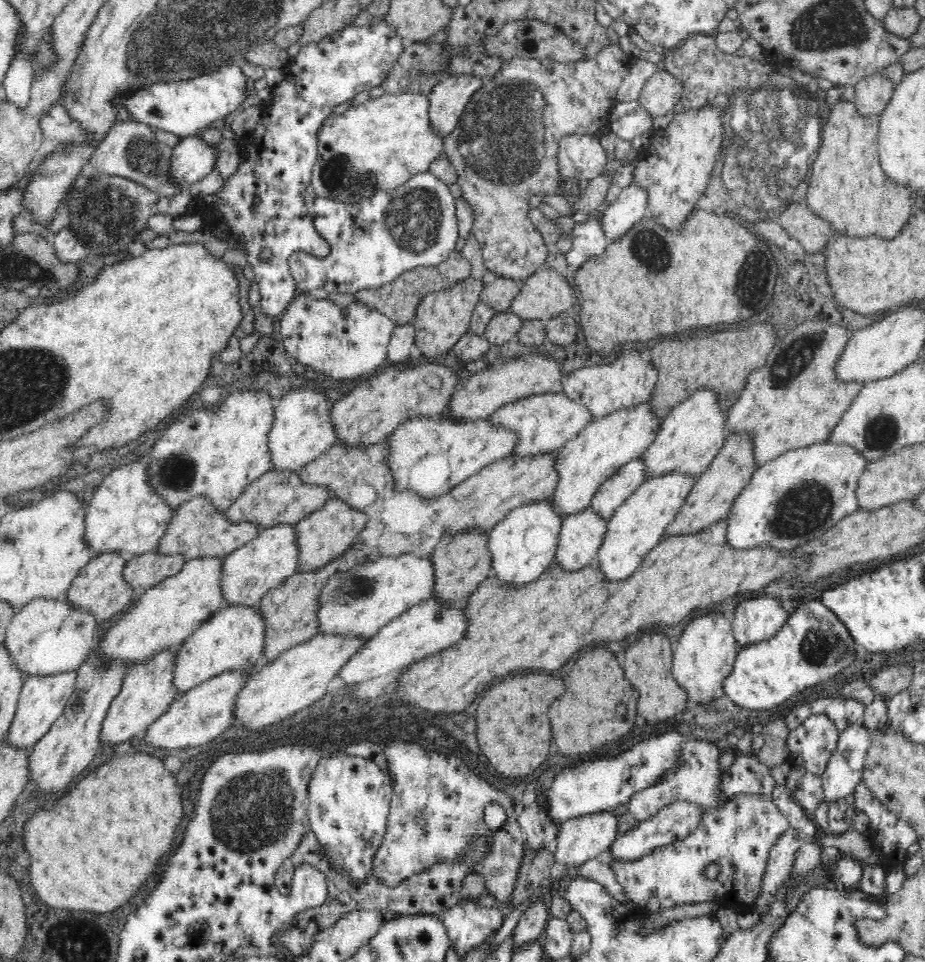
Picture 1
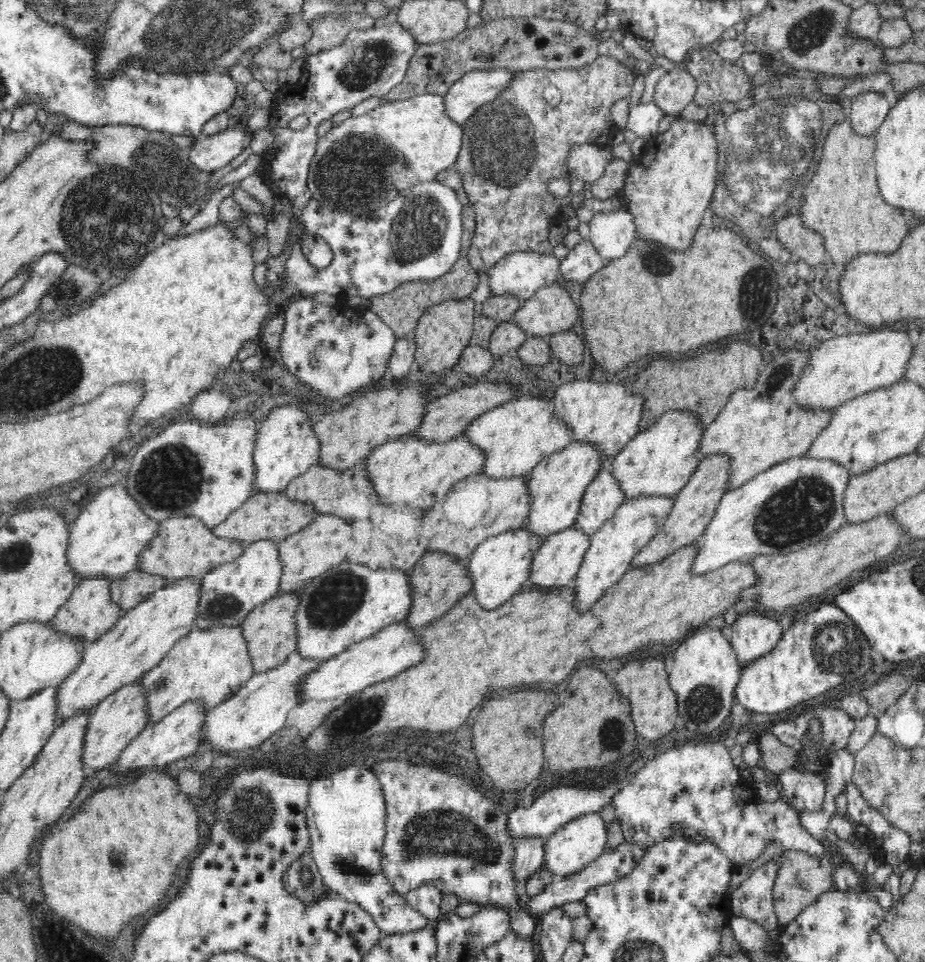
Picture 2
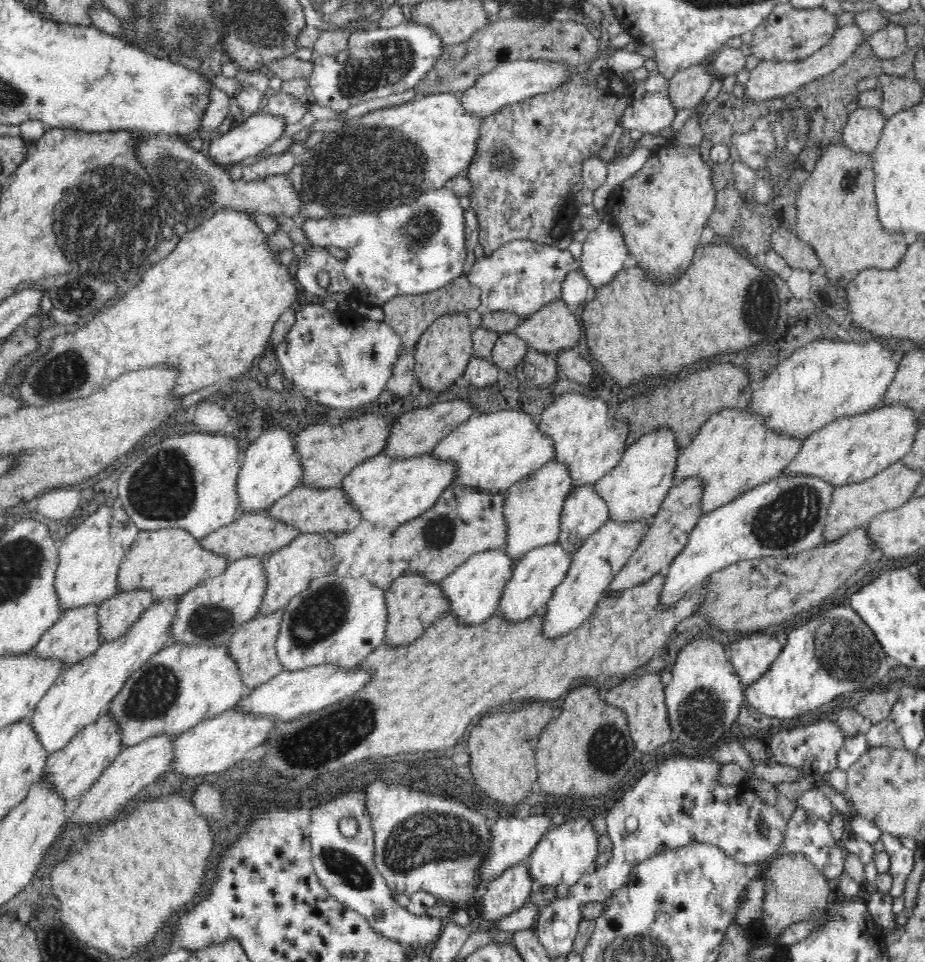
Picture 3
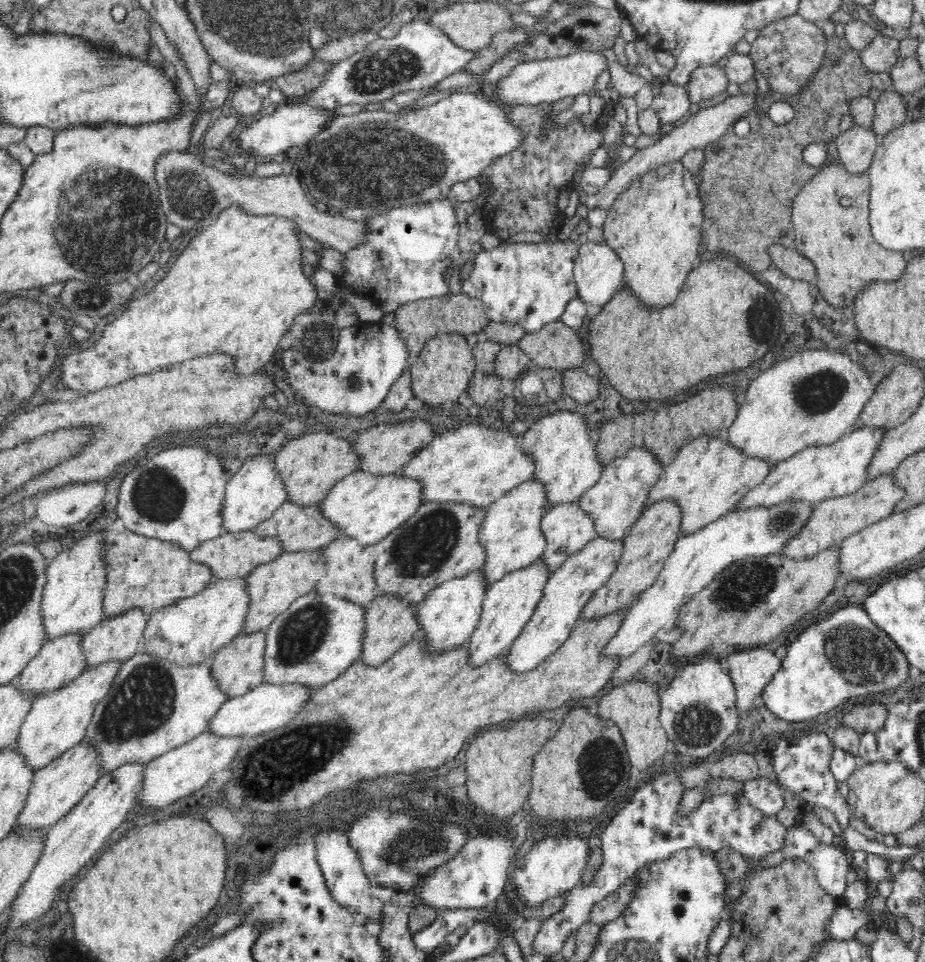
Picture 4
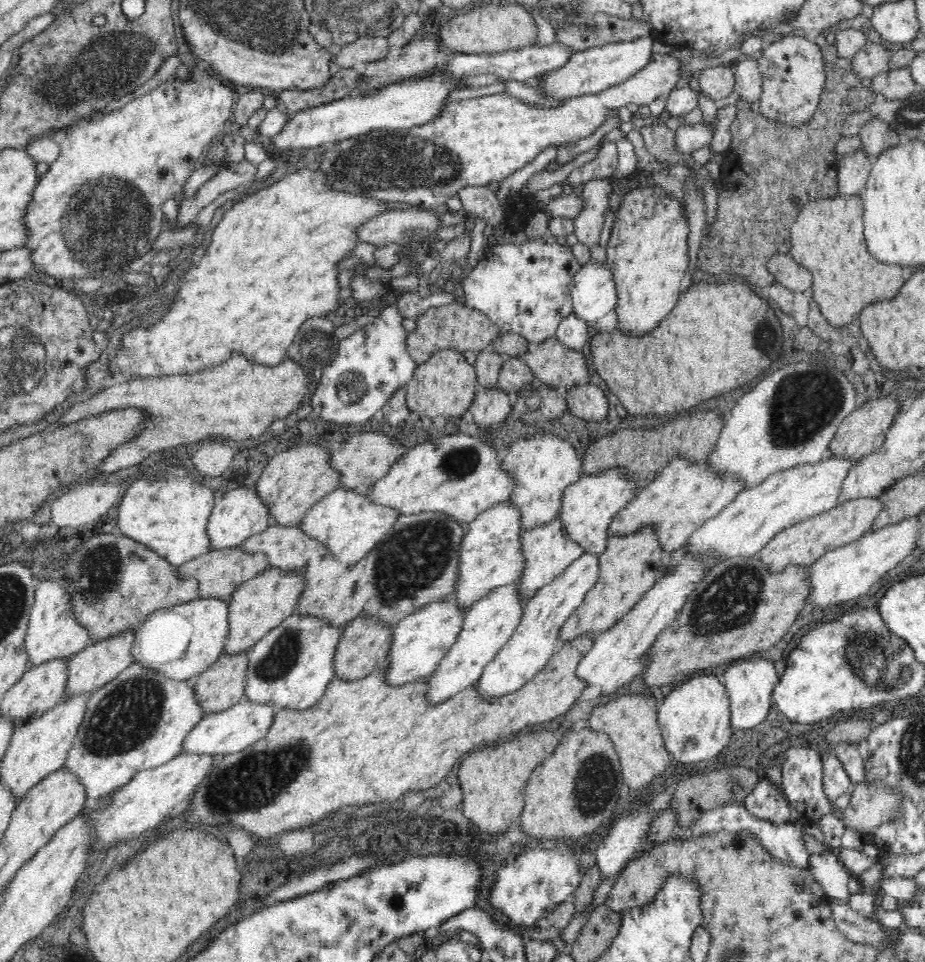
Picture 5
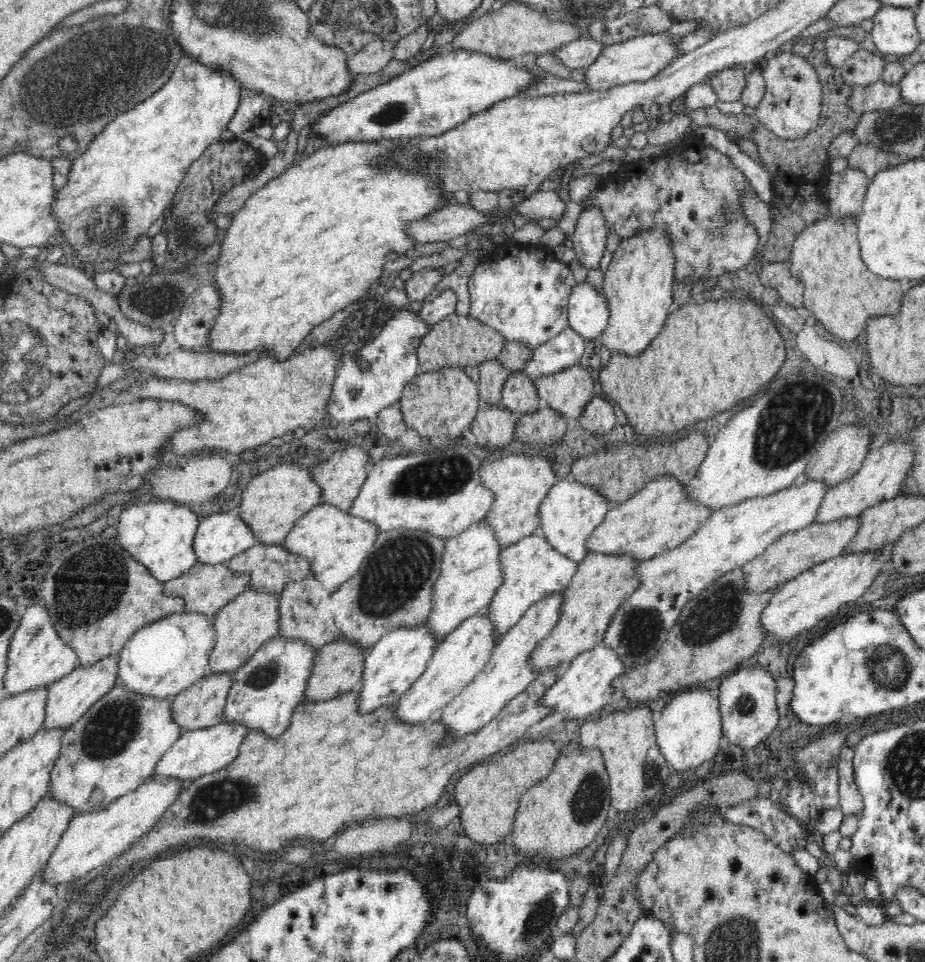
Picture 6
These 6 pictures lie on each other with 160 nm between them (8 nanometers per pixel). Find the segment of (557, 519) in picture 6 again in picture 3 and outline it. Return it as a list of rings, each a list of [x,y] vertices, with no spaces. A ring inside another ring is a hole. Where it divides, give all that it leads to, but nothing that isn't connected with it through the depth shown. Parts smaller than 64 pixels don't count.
[[[670,425],[652,427],[647,432],[640,434],[636,442],[628,444],[624,457],[620,463],[602,476],[596,482],[598,493],[606,500],[610,508],[610,519],[636,520],[650,518],[661,509],[664,500],[670,493],[670,488],[677,484],[677,463],[680,457],[682,446],[679,444],[680,437]]]

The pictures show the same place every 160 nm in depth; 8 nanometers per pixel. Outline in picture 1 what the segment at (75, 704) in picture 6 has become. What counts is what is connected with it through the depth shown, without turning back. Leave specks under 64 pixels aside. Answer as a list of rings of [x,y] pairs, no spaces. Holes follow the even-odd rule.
[[[158,548],[128,557],[125,577],[135,594],[154,587],[167,577],[178,574],[187,561],[184,553],[162,553]]]

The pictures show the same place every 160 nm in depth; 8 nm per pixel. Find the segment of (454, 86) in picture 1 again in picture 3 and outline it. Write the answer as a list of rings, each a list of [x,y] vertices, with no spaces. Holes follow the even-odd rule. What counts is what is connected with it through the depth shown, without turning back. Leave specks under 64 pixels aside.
[[[516,60],[509,63],[500,63],[497,67],[493,67],[489,73],[478,75],[470,88],[466,88],[464,92],[457,94],[458,101],[466,116],[483,119],[484,117],[493,115],[504,105],[524,100],[527,97],[536,96],[536,94],[552,92],[552,90],[558,88],[559,84],[562,84],[561,82],[565,79],[567,72],[572,70],[574,68],[569,68],[569,66],[565,66],[564,64],[546,63],[543,60]]]

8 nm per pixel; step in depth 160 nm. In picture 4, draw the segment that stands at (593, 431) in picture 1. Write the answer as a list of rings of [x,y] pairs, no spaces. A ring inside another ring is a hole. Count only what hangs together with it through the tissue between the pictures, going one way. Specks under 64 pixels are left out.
[[[534,476],[511,489],[505,496],[498,498],[489,506],[486,518],[482,522],[481,539],[486,547],[484,568],[486,568],[490,584],[502,579],[506,574],[510,574],[514,570],[532,564],[532,561],[542,557],[543,552],[546,550],[546,533],[542,529],[542,518],[544,518],[546,509],[550,508],[549,488],[546,487],[546,483],[542,479]]]

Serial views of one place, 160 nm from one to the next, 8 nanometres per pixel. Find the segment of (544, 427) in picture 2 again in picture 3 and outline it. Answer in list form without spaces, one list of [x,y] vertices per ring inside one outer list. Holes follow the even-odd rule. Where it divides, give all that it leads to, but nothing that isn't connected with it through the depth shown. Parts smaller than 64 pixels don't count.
[[[514,408],[472,415],[468,420],[459,424],[453,432],[450,432],[450,435],[446,436],[433,452],[435,456],[441,457],[443,460],[457,462],[458,476],[454,478],[452,486],[474,486],[493,493],[508,491],[513,484],[538,471],[538,468],[557,456],[556,442],[550,434],[541,430],[538,425],[538,417],[528,414],[528,412],[514,410]]]

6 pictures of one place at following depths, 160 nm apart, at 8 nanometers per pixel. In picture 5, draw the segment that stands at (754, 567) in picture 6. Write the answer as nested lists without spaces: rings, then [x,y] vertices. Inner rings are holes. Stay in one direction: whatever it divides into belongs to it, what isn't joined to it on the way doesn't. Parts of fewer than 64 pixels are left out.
[[[858,497],[846,500],[842,504],[824,512],[810,516],[791,524],[788,528],[773,536],[760,550],[764,565],[774,572],[786,569],[788,565],[812,565],[825,552],[836,547],[851,543],[872,529],[872,524],[878,519],[884,509],[884,502],[878,497]]]

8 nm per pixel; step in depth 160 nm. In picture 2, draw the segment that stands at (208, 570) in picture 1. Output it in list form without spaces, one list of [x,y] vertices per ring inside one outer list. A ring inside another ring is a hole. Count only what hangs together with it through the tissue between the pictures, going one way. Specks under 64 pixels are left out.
[[[188,576],[169,581],[165,587],[149,594],[142,602],[124,612],[118,622],[102,636],[88,642],[78,668],[59,685],[58,721],[70,716],[74,711],[96,708],[100,700],[117,688],[140,679],[146,672],[156,668],[166,658],[166,654],[174,648],[174,644],[196,627],[202,587],[203,578],[200,576]]]

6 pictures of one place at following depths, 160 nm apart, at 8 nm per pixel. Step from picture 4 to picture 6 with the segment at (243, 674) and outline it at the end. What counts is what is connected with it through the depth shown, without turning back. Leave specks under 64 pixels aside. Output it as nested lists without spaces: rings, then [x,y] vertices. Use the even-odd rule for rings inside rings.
[[[235,671],[208,672],[172,698],[174,719],[182,725],[183,731],[208,728],[207,726],[218,724],[224,719],[234,674]]]

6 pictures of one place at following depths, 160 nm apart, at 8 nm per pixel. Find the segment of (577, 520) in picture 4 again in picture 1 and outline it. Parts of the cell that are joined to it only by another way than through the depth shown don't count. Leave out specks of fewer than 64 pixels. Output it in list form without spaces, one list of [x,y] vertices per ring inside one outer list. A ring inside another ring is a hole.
[[[634,458],[624,464],[606,482],[601,484],[594,496],[592,507],[609,519],[647,479],[647,465],[643,458]]]

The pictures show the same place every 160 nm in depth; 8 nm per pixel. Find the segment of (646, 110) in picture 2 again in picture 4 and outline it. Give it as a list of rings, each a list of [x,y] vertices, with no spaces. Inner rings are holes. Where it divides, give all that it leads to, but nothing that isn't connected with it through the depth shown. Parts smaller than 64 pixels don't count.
[[[666,81],[649,108],[654,110],[660,124],[677,125],[689,115],[690,104],[684,87]]]

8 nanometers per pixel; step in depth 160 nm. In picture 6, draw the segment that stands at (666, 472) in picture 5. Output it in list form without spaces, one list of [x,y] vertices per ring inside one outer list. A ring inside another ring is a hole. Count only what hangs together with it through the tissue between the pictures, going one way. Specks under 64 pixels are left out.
[[[672,474],[658,475],[646,483],[644,488],[641,488],[630,500],[610,509],[606,513],[604,522],[596,527],[586,545],[588,545],[589,551],[632,553],[640,562],[650,560],[653,556],[672,550],[686,542],[712,516],[713,511],[709,505],[694,500],[688,486],[684,486],[676,476],[672,476]]]

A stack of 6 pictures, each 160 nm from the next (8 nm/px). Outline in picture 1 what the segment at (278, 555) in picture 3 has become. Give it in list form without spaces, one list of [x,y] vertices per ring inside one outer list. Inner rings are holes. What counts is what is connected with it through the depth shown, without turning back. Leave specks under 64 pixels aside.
[[[332,497],[320,509],[316,509],[296,523],[298,545],[300,545],[300,562],[298,572],[317,569],[328,564],[329,560],[342,554],[363,530],[371,517],[364,510],[353,508],[346,500]]]

